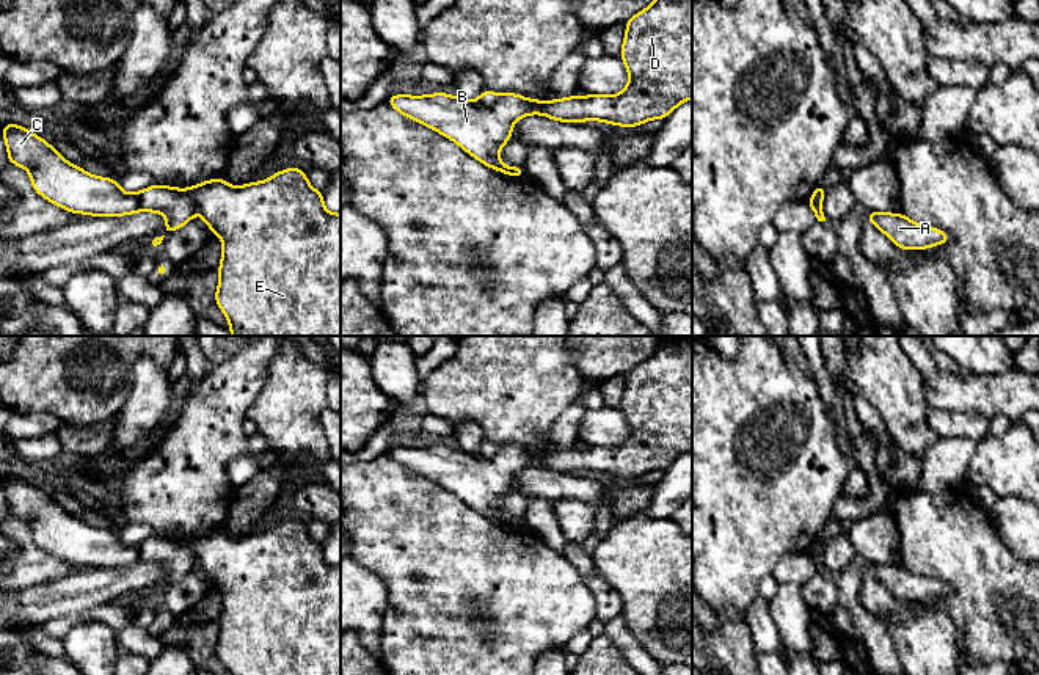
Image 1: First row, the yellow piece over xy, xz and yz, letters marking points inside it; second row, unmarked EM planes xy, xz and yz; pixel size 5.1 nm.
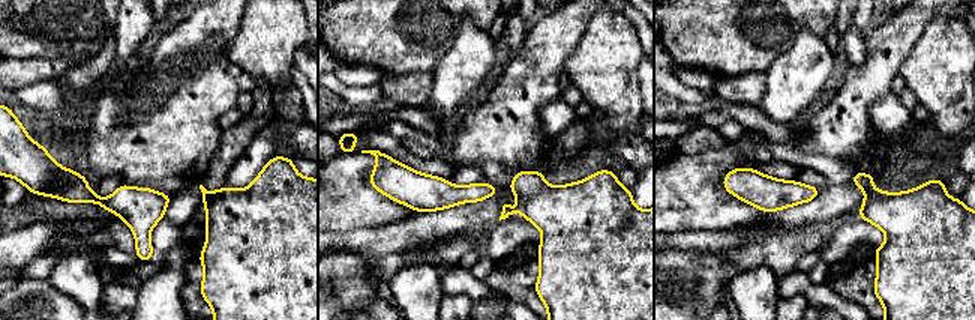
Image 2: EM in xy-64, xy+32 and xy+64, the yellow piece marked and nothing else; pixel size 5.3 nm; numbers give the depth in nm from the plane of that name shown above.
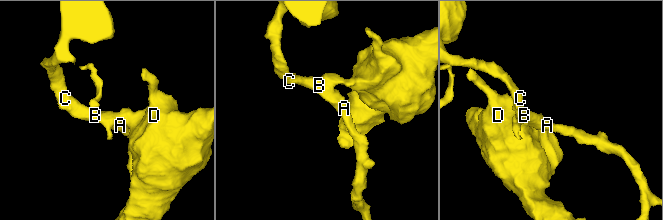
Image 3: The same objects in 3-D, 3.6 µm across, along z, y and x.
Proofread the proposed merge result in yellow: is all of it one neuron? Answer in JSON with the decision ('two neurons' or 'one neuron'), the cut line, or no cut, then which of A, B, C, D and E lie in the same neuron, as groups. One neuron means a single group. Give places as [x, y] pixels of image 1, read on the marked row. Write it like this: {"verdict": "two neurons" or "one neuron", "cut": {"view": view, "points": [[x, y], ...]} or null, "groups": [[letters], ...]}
{"verdict": "two neurons", "cut": {"view": "xy", "points": [[187, 190], [196, 211]]}, "groups": [["A", "B", "C"], ["D", "E"]]}

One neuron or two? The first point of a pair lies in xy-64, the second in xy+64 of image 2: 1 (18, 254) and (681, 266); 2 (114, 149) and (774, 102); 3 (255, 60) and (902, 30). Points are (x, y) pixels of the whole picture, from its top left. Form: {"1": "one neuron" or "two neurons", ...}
{"1": "two neurons", "2": "two neurons", "3": "two neurons"}

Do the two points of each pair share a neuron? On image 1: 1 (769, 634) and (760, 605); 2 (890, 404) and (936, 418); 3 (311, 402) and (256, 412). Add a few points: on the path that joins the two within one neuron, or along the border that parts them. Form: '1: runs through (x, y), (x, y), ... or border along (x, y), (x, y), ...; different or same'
1: runs through (761, 627), (760, 612); same
2: border along (928, 408), (928, 426), (939, 437); different
3: runs through (297, 402), (284, 412), (270, 412); same

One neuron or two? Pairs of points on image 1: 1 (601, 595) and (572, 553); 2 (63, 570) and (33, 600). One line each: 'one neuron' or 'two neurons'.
1: one neuron
2: two neurons

